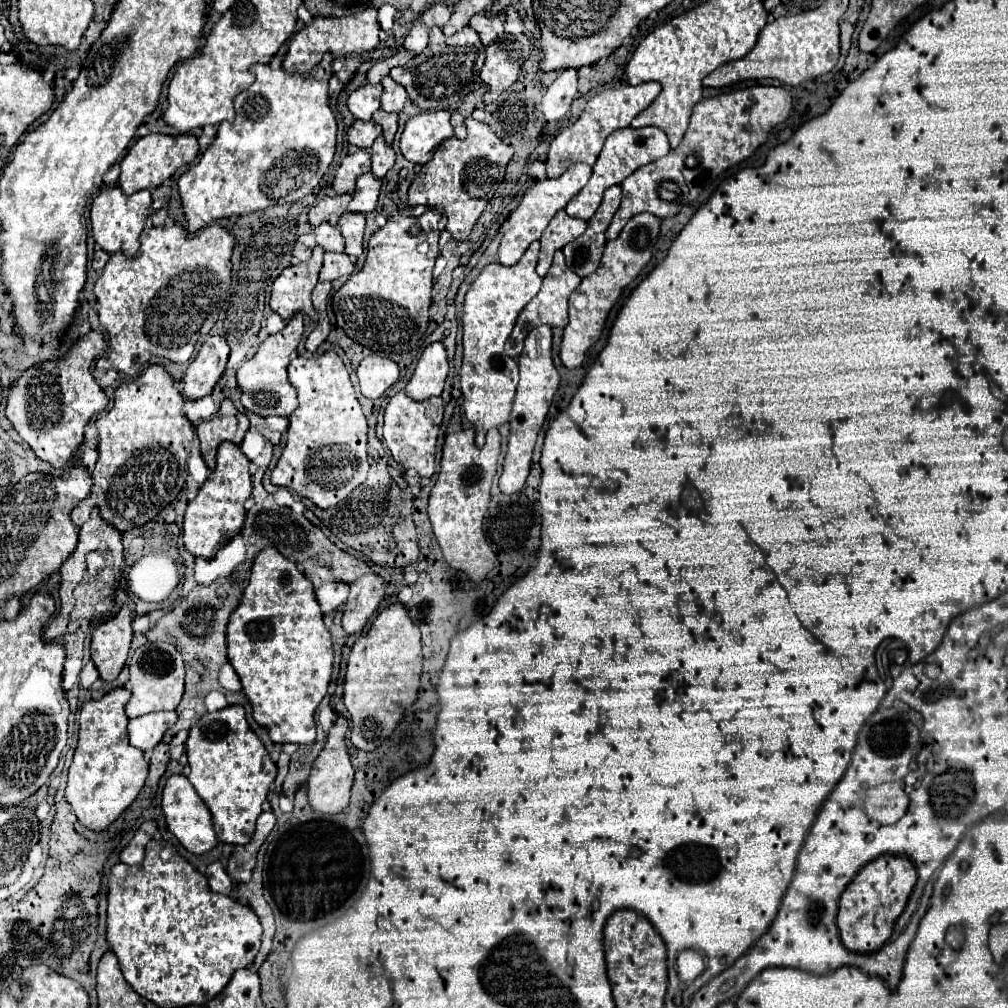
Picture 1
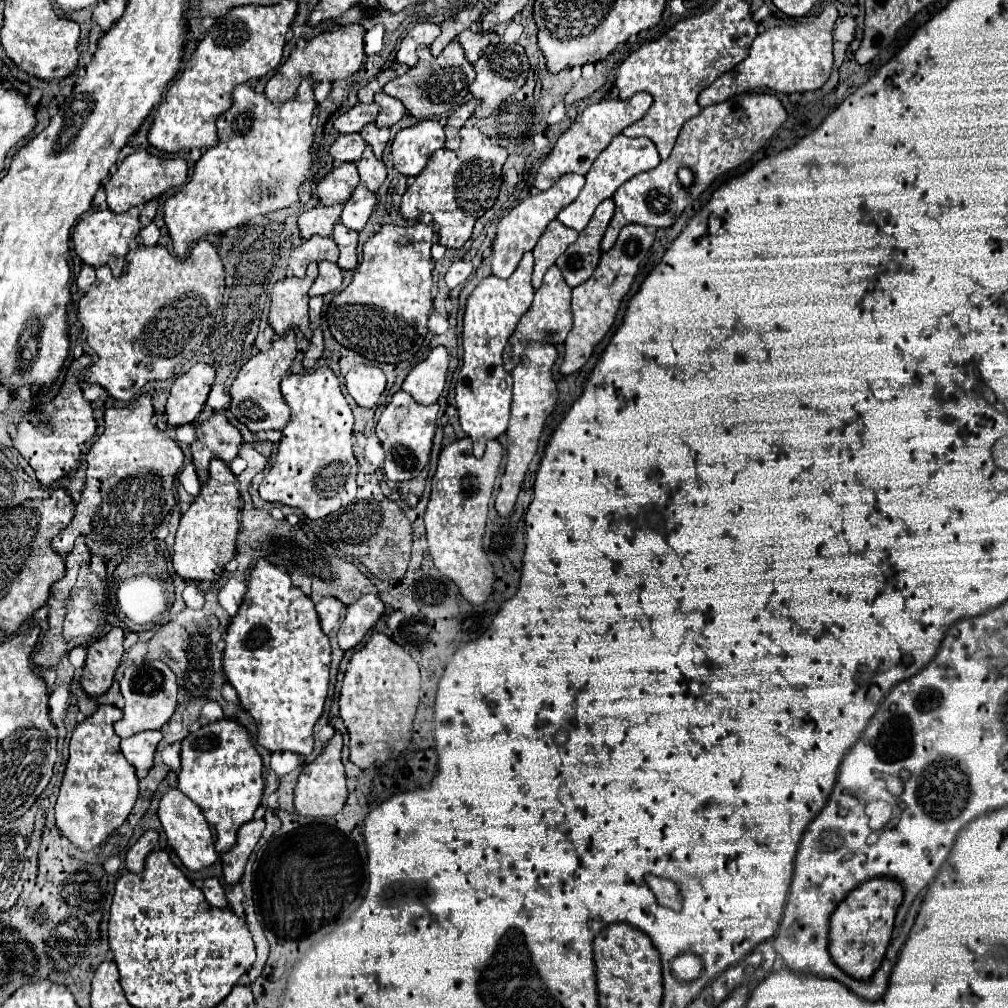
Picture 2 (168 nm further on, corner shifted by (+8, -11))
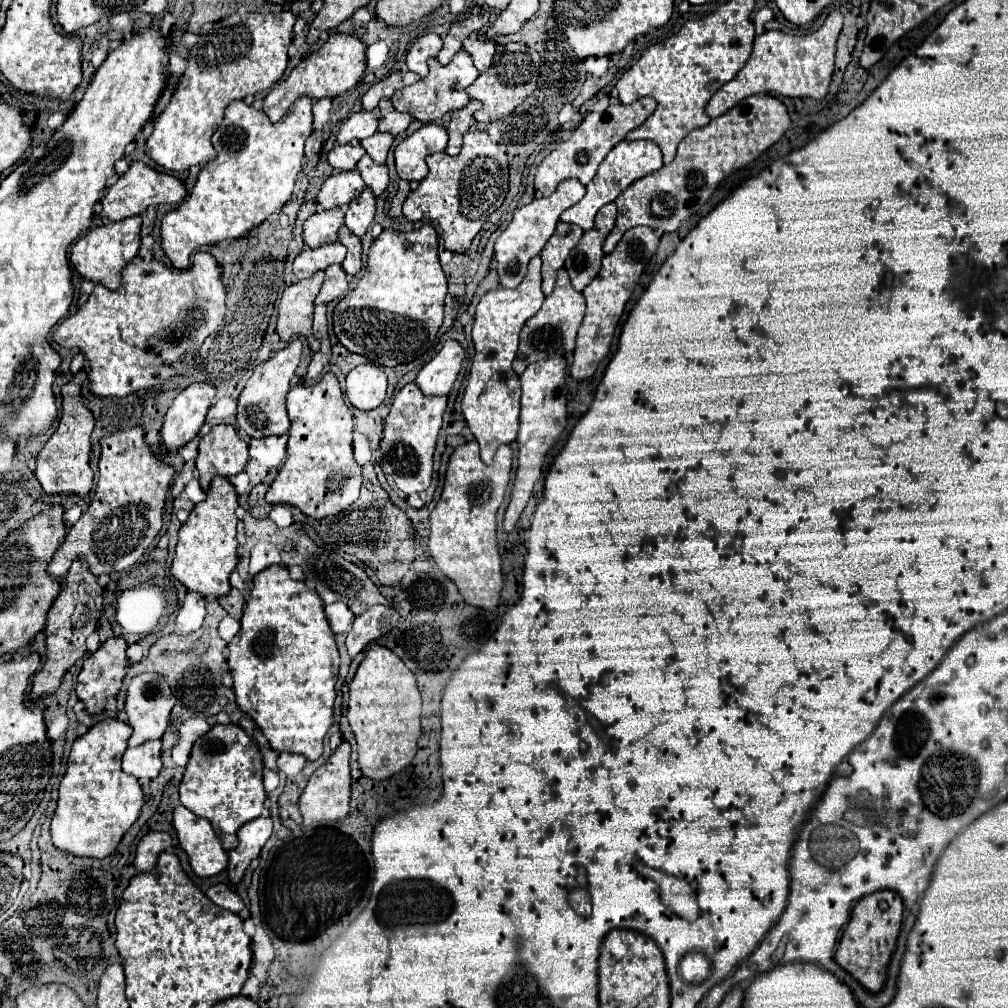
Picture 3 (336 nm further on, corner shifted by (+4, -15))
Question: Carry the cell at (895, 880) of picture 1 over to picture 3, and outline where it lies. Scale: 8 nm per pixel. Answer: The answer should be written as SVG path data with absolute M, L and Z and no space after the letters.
M893 890L873 892L869 896L863 896L853 906L849 924L843 930L843 936L835 952L835 962L841 968L845 968L857 982L861 982L869 992L879 992L885 984L887 964L895 950L897 936L901 932L901 920L903 920L903 900Z

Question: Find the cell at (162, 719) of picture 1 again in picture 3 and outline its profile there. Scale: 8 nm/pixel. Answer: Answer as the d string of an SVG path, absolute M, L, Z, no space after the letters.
M149 740L137 748L127 748L123 754L123 770L143 782L157 778L161 772L161 740Z

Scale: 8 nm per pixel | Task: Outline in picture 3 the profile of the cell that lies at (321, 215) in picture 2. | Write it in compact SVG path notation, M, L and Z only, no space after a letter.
M319 210L303 224L303 242L309 248L317 248L323 242L335 242L337 230L343 224L343 210Z

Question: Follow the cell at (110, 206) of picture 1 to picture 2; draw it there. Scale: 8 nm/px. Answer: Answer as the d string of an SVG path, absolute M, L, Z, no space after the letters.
M131 208L125 214L115 214L111 210L103 210L103 212L85 214L77 222L71 240L73 240L73 248L75 248L77 256L83 260L83 264L93 266L93 268L109 266L113 276L119 278L125 268L125 256L129 252L129 244L137 238L139 230L141 230L141 224L139 224L139 210L137 208Z

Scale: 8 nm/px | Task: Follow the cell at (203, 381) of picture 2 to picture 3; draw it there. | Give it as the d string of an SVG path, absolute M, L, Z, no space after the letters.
M193 382L183 392L179 392L171 408L167 410L161 428L161 442L169 450L177 450L197 436L205 422L213 396L215 386L211 382Z

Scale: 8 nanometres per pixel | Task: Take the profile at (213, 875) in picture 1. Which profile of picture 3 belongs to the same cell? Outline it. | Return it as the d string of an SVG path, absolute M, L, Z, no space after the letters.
M215 884L215 886L211 886L211 888L207 890L207 896L209 896L217 906L221 906L221 908L225 908L225 910L229 910L229 912L235 912L235 914L245 908L243 900L241 900L233 890L229 890L229 886L225 886L225 884Z

